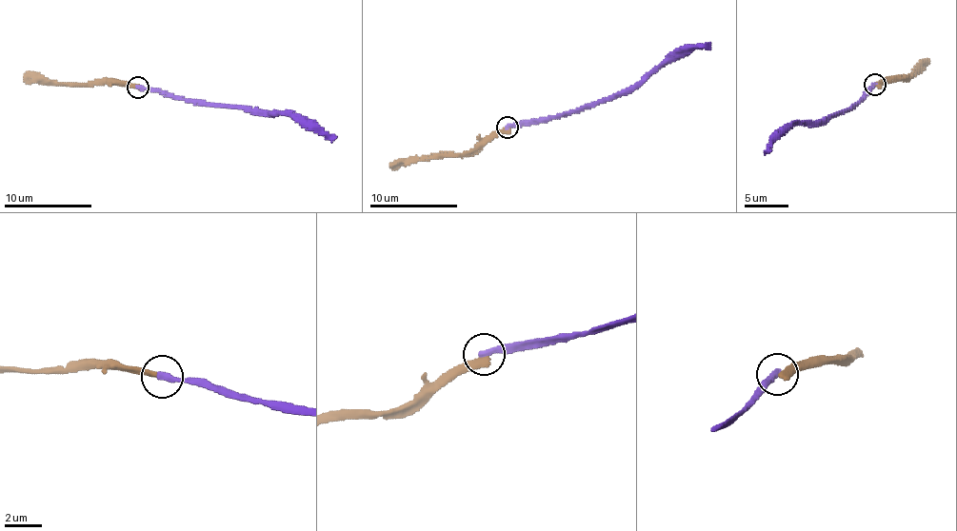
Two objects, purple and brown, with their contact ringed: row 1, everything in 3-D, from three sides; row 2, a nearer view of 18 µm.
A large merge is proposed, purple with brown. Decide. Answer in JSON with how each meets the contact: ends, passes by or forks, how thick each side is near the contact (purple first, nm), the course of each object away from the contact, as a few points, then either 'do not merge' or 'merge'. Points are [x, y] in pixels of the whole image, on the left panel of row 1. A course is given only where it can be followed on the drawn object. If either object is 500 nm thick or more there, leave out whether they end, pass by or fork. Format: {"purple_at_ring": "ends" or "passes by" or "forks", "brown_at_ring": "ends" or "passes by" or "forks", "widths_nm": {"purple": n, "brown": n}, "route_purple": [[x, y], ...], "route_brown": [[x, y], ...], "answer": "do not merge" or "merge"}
{"purple_at_ring": "ends", "brown_at_ring": "ends", "widths_nm": {"purple": 360, "brown": 400}, "route_purple": [[138, 88], [158, 88], [189, 99], [298, 116], [335, 137]], "route_brown": [[139, 88], [30, 82], [24, 74]], "answer": "do not merge"}

